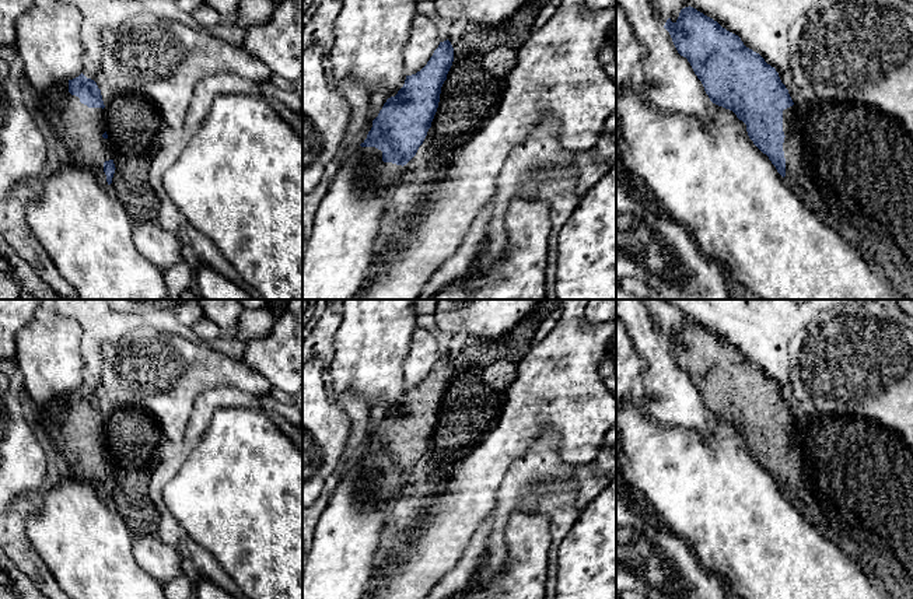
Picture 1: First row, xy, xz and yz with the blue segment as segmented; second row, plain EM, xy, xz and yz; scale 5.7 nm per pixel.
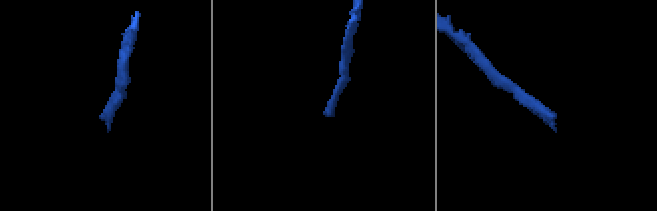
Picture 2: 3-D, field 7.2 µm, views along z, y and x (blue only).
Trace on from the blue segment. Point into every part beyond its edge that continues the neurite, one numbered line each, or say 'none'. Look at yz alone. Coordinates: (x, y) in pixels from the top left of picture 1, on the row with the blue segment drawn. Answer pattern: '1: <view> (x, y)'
1: yz (798, 177)

